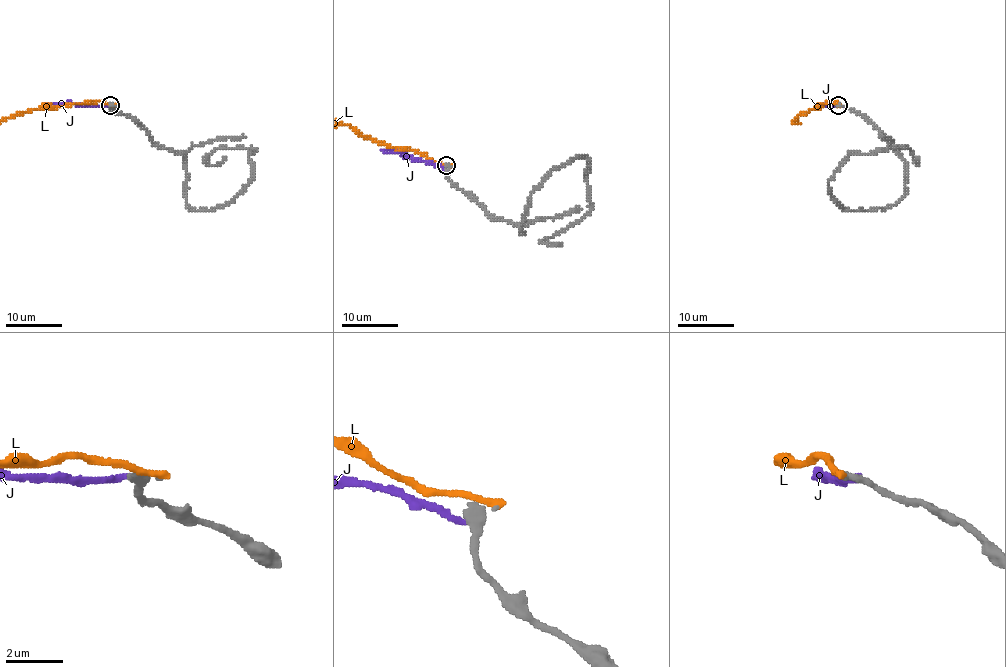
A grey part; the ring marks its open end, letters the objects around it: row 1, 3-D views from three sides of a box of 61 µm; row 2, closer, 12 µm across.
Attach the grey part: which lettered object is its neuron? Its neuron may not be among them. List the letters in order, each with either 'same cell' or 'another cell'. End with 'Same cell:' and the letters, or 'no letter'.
J: another cell
L: another cell
Same cell: no letter

